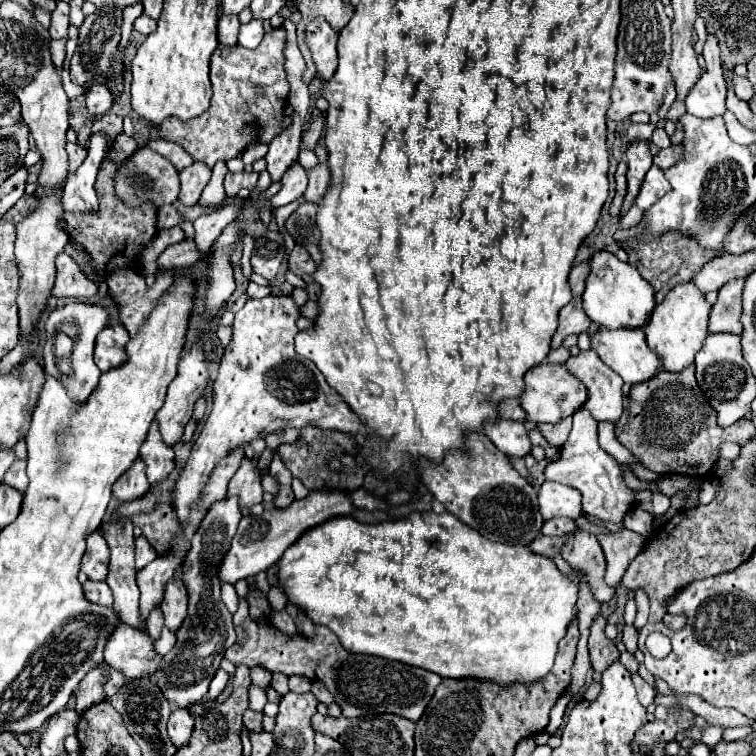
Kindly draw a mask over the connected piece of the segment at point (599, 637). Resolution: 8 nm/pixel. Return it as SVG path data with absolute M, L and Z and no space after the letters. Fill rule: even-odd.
M597 616L593 626L591 626L591 636L589 636L589 654L591 654L591 666L597 672L603 672L609 664L613 664L619 658L617 646L605 638L605 618Z

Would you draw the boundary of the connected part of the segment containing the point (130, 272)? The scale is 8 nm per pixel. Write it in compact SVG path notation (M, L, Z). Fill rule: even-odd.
M135 268L119 269L115 274L111 274L111 278L107 278L109 296L115 300L119 318L131 336L137 334L145 316L153 310L153 302L157 302L163 290L167 290L171 284L173 268L161 270L161 274L151 287L139 284L139 271Z

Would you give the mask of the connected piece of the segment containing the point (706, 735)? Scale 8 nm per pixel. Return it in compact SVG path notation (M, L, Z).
M702 717L695 718L695 725L703 730L701 741L710 748L714 748L723 739L724 729L720 726L709 725Z

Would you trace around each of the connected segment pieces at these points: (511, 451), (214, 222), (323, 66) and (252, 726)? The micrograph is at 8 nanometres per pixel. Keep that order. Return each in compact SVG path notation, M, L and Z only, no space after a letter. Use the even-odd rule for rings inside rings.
M501 418L493 424L485 424L485 434L505 456L525 458L527 454L531 454L531 442L521 422Z
M231 204L231 206L223 206L219 210L207 212L203 216L199 216L193 226L195 226L195 242L199 246L199 250L207 250L213 244L213 238L217 238L217 234L235 220L239 206Z
M317 17L305 28L305 42L311 50L317 78L327 82L327 78L333 76L337 68L337 34L324 18Z
M245 710L245 714L243 714L243 726L249 728L249 732L261 732L261 718L263 718L263 712Z

